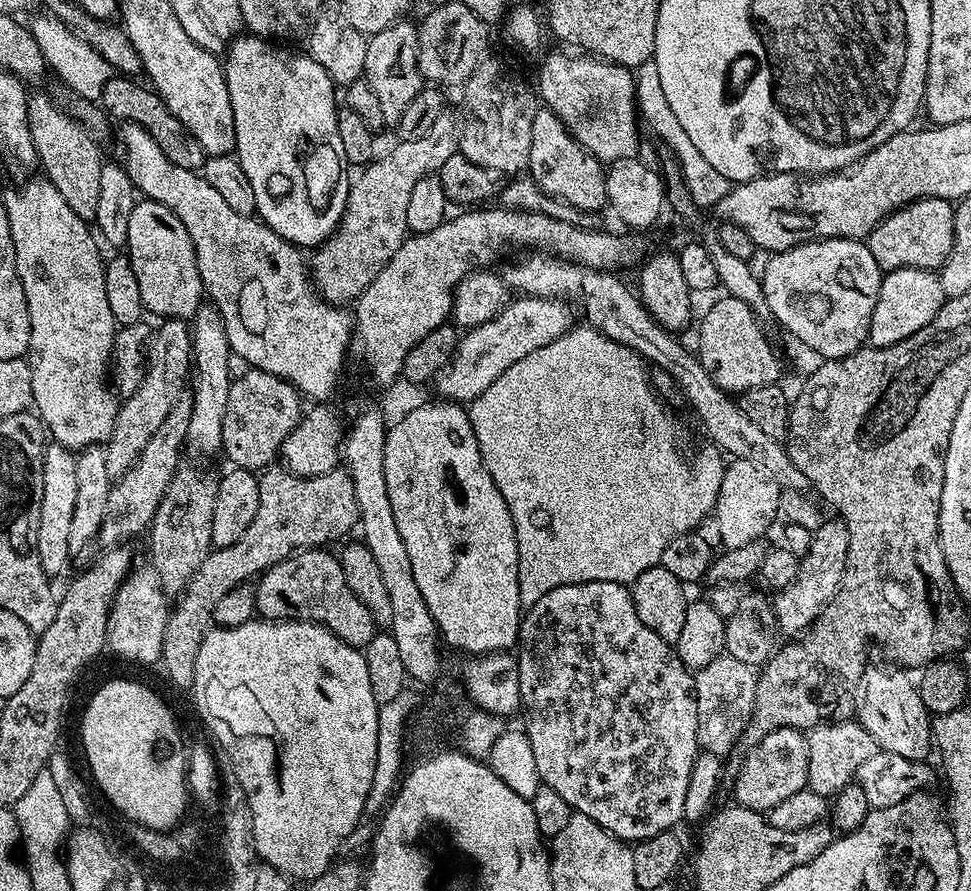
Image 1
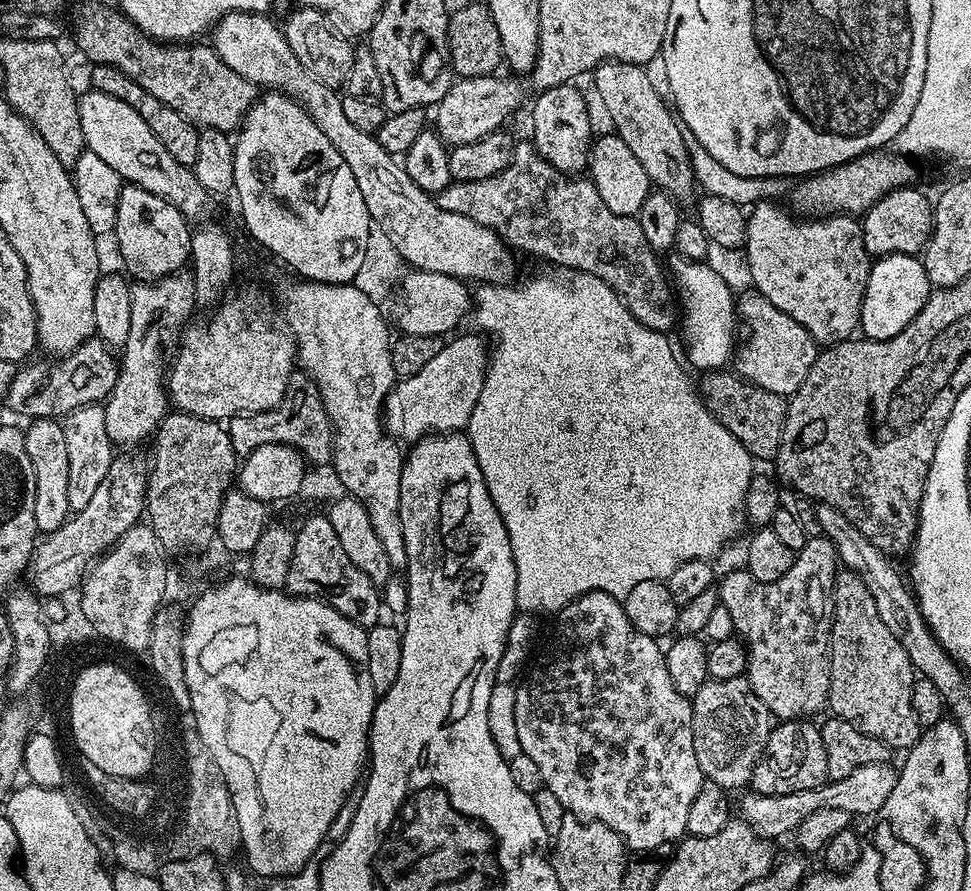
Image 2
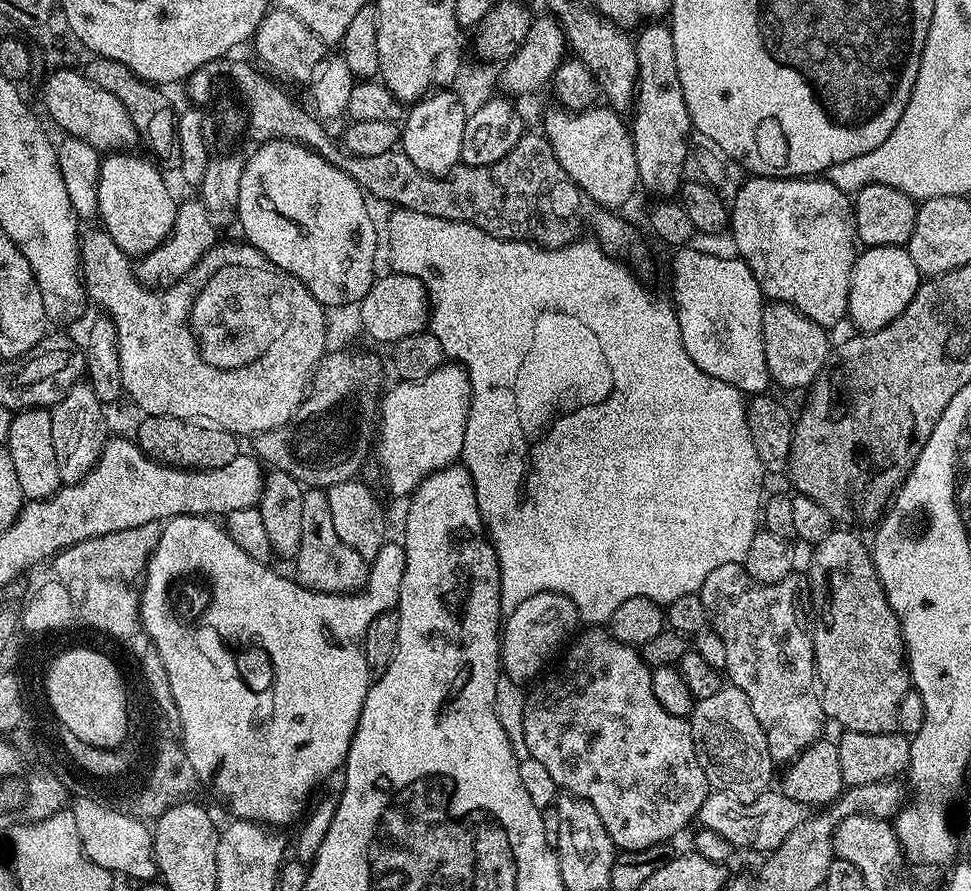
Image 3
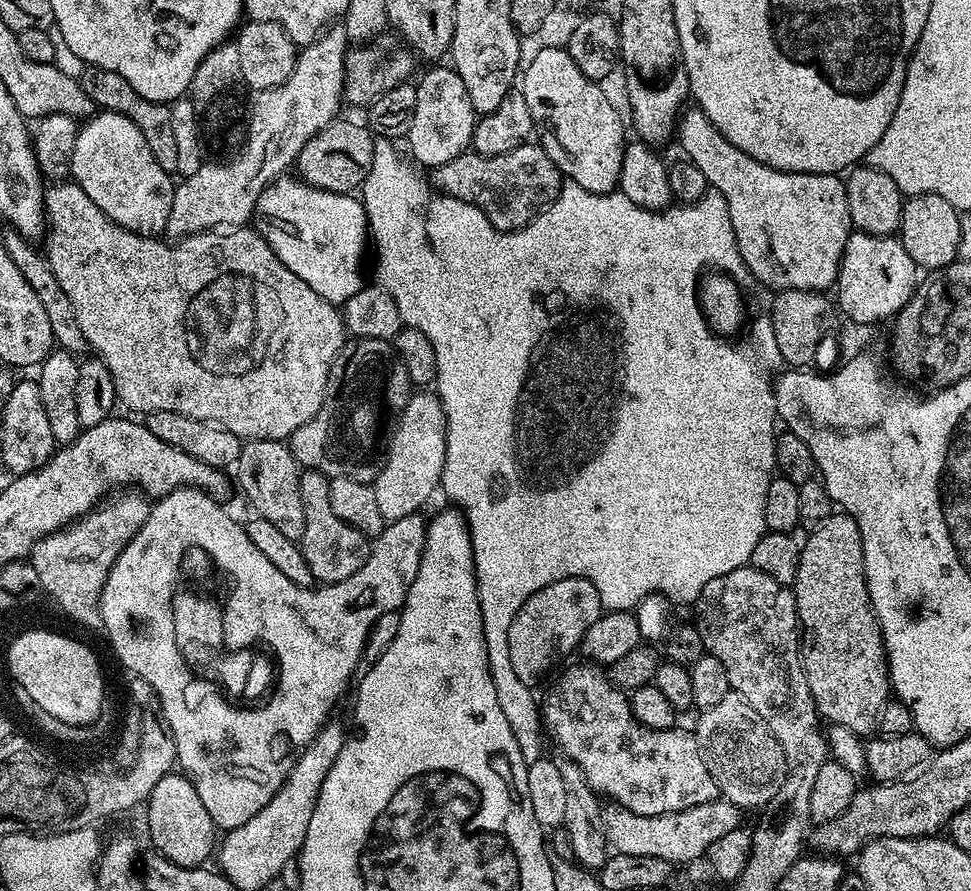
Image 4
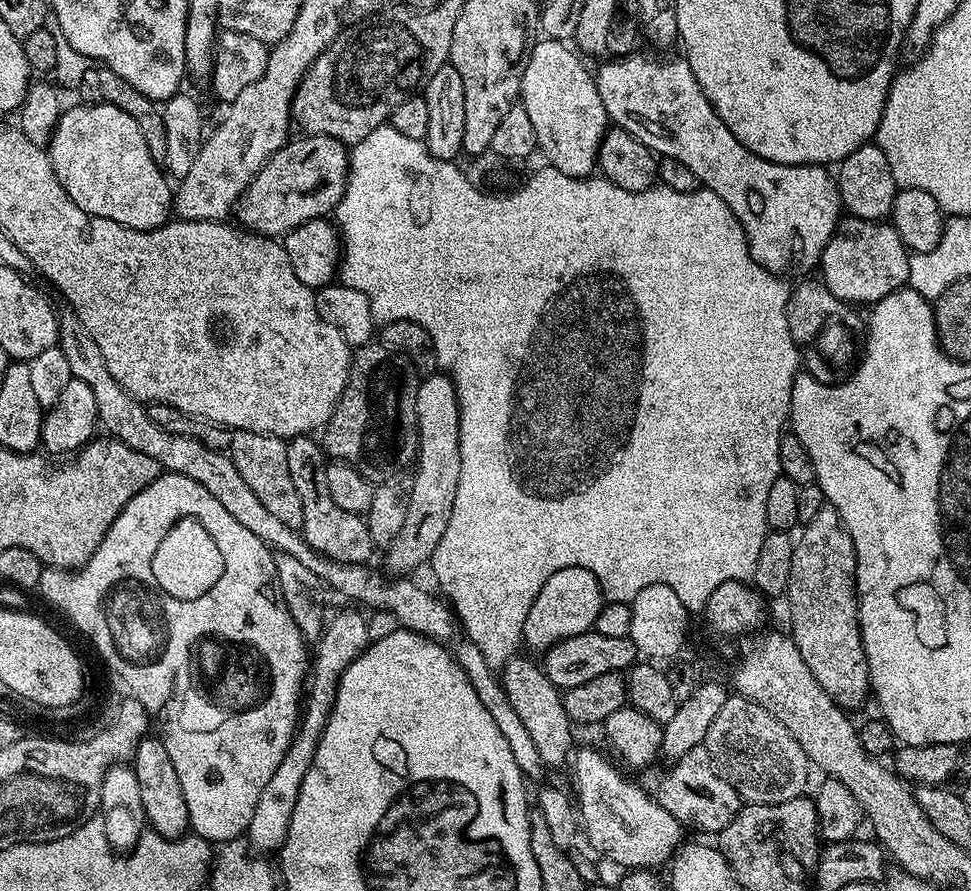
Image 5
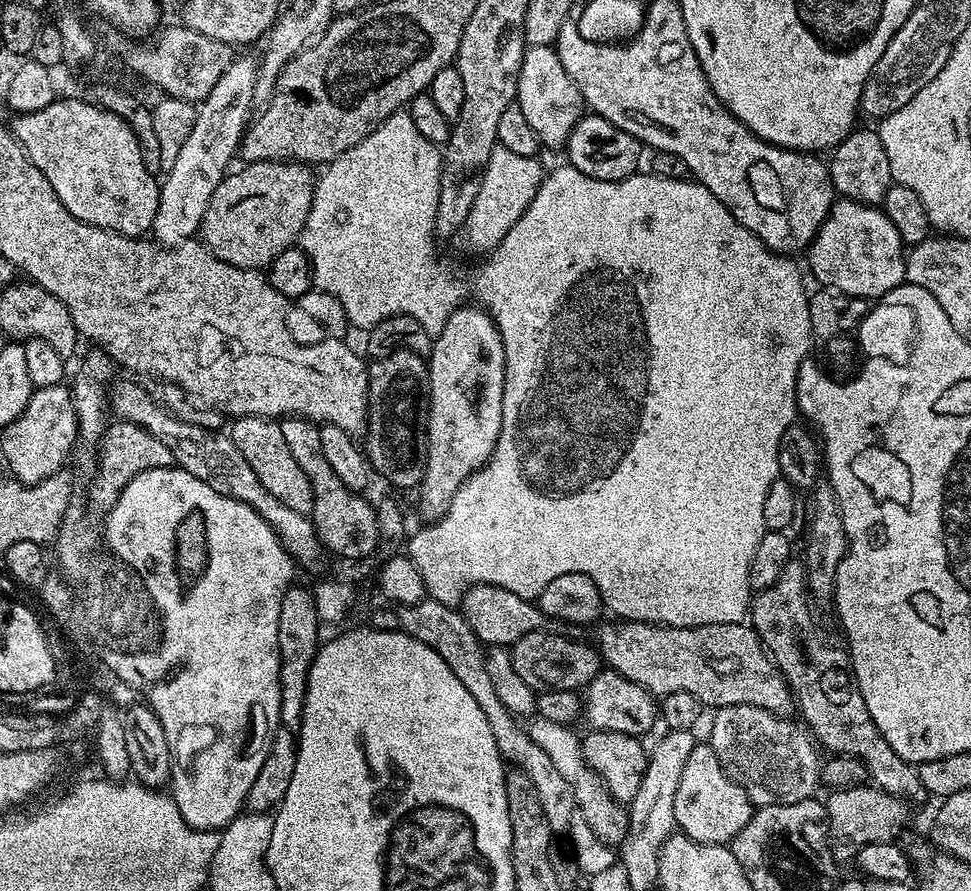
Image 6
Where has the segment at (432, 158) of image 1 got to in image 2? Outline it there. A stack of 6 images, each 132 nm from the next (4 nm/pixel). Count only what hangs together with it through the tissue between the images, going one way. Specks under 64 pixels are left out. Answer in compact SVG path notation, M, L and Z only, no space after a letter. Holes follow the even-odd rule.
M511 75L466 76L453 79L446 94L434 105L436 125L434 131L445 145L455 146L478 142L486 134L505 127L504 119L520 104L520 84Z

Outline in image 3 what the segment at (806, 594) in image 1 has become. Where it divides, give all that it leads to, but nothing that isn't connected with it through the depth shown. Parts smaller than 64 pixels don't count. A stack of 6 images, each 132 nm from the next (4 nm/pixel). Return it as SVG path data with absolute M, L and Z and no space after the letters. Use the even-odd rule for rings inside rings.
M743 563L727 564L711 572L698 593L702 606L706 606L711 631L717 632L726 646L723 671L731 687L746 694L754 718L764 727L773 761L780 766L821 739L826 725L806 611L806 584L798 577L793 574L777 584L763 584L746 574Z

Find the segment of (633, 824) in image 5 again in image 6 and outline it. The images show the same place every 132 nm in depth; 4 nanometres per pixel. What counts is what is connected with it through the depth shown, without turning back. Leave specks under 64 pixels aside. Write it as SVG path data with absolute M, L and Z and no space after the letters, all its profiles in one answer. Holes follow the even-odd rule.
M542 717L531 719L526 726L530 738L549 755L553 765L560 771L562 778L571 783L574 790L577 809L585 816L590 828L600 839L601 845L619 846L624 841L628 829L628 814L623 803L617 802L608 795L607 788L601 784L591 767L581 754L581 737L572 732L569 725L550 722Z

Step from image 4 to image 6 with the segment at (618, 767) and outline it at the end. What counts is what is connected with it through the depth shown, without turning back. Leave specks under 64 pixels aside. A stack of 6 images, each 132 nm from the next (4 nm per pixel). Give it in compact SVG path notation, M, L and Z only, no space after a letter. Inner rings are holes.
M697 743L694 750L690 750L690 759L686 762L686 770L682 774L682 782L678 782L678 794L676 795L676 828L683 835L688 836L699 844L723 844L731 845L732 839L750 822L754 805L752 800L742 790L740 784L736 784L728 777L724 768L718 762L718 754L714 754L711 743Z

